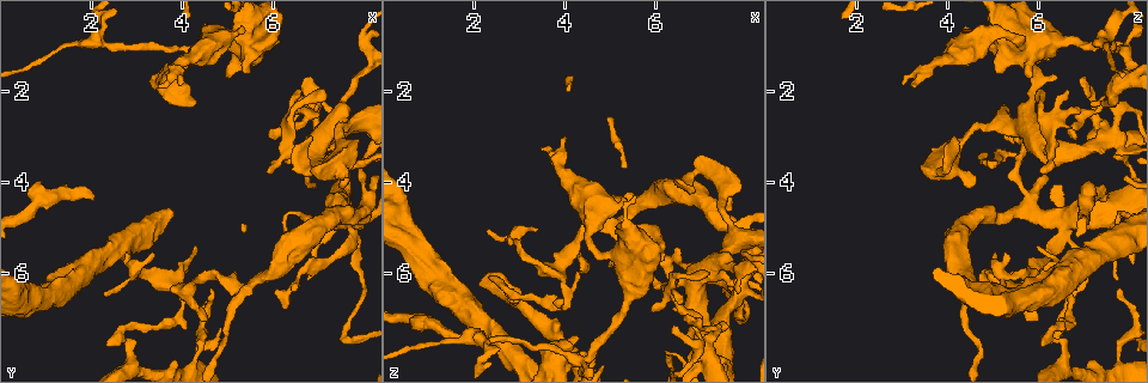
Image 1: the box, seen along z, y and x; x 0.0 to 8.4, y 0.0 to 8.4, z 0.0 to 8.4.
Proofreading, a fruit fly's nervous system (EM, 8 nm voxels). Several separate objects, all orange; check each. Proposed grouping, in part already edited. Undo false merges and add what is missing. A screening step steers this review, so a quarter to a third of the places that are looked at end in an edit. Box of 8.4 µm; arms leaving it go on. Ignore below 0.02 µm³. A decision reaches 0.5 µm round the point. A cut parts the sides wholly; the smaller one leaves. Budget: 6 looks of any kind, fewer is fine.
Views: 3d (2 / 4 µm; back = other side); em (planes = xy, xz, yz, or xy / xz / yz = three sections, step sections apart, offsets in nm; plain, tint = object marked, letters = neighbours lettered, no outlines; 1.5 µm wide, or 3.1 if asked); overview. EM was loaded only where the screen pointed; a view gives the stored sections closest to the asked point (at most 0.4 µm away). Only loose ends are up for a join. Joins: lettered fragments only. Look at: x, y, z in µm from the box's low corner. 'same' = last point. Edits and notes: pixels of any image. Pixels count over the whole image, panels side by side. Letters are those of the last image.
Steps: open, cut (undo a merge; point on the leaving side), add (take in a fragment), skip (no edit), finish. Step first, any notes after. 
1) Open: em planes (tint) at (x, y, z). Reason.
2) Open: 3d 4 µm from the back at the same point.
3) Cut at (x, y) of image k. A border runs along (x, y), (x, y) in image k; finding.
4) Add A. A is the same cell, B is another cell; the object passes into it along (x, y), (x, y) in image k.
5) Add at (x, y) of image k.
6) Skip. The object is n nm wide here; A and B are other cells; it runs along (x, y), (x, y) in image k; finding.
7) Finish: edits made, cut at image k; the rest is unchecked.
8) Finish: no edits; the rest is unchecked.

Open: em planes (plain) at (6.25, 6.65, 6.15). Thin end.

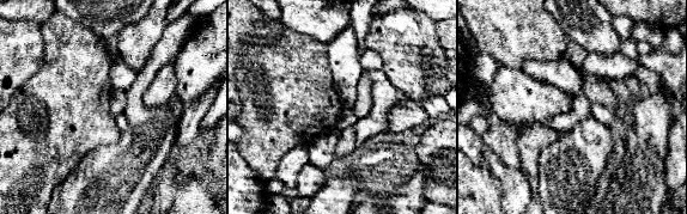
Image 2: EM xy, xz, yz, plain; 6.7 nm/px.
Open: em planes (letters) at the same point.

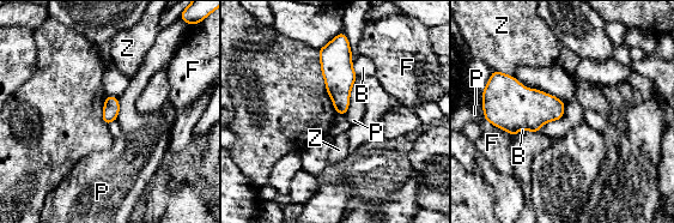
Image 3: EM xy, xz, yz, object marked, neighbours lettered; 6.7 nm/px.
Skip. The longest contact is with F, 200 nm; B, F, P and Z are other cells; none of them fits.

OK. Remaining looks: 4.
Open: em planes (plain) at (2.80, 5.50, 5.30). Tapers out.

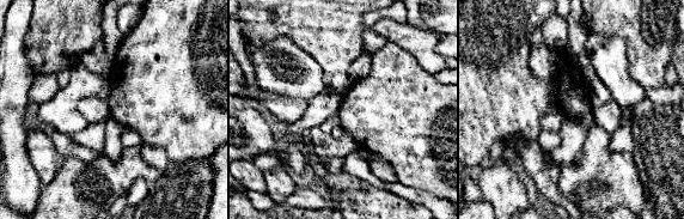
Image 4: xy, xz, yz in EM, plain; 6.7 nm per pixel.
Open: em planes (letters) at the same point.

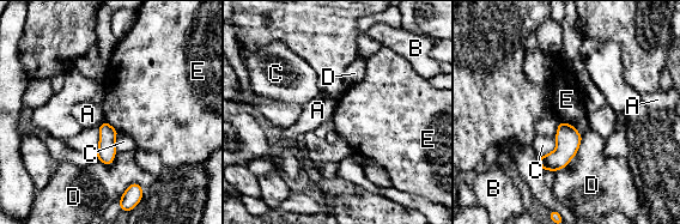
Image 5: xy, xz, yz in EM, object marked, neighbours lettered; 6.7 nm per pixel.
Skip. The object is 110 nm wide here; A, B, C, D and E are other cells; a border runs along (104, 120), (119, 132) in image 5; no lettered fragment goes on from it.

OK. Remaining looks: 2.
Open: 3d 2 µm at (2.00, 4.45, 7.50). Free end.

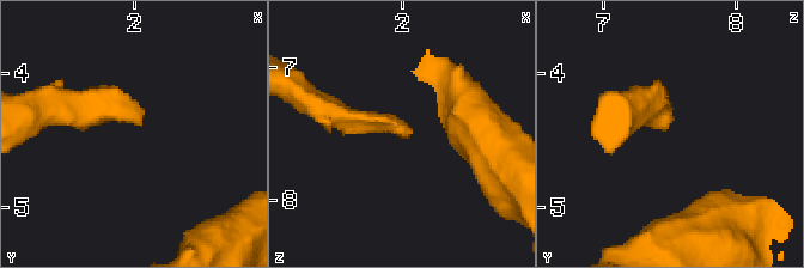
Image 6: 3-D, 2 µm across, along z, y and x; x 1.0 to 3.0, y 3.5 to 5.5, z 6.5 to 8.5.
Open: em planes (letters) at (2.04, 4.38, 7.52). Need the tissue.

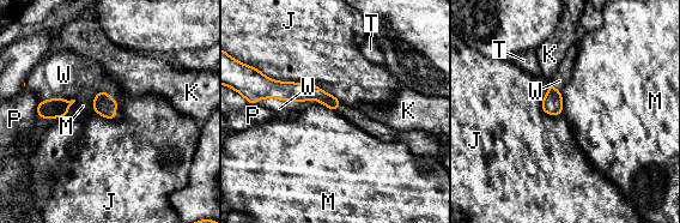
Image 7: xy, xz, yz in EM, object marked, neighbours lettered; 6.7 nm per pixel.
Add W. The longest contact is with W, 440 nm; W is the same cell, J, K, M, P and T are other cells; the object passes into it along (259, 86), (293, 100), (279, 108) in image 7; the cell continues.

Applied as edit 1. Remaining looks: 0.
Finish: edits made, add at image 7; the rest is unchecked.

